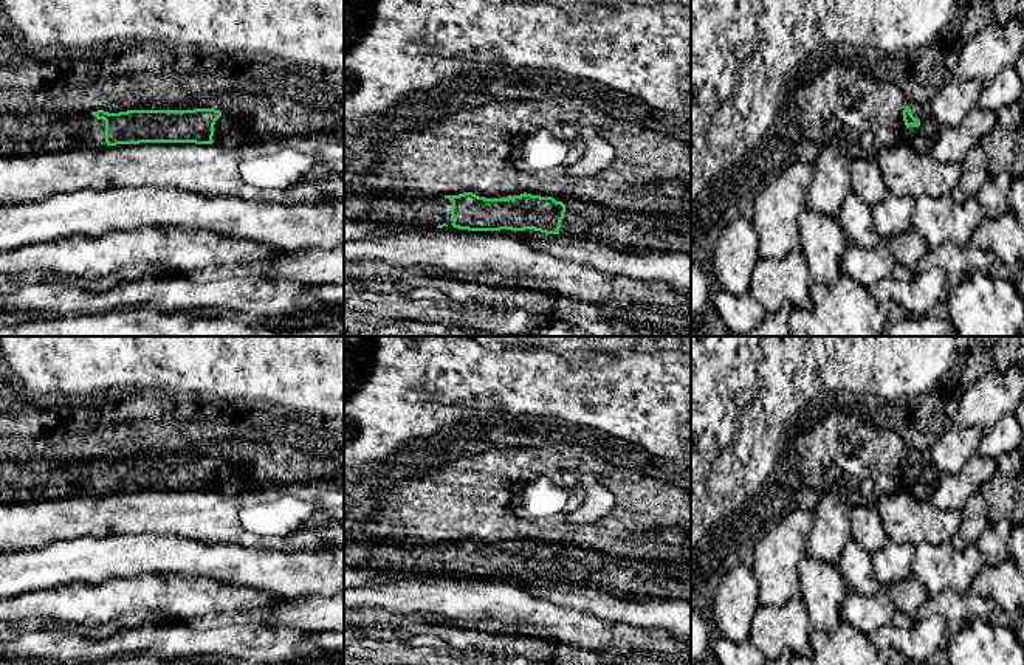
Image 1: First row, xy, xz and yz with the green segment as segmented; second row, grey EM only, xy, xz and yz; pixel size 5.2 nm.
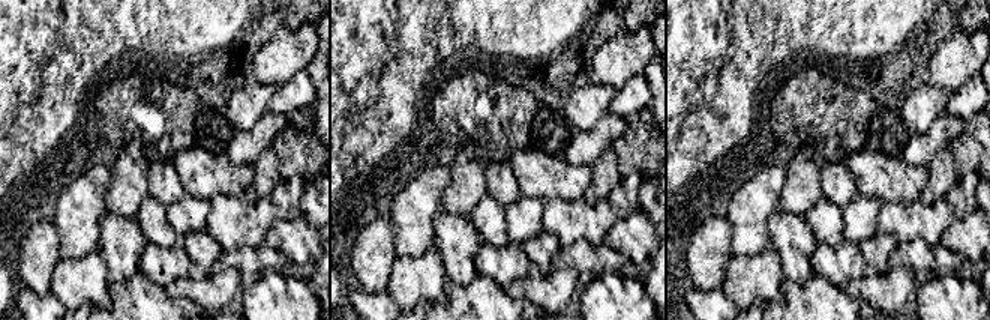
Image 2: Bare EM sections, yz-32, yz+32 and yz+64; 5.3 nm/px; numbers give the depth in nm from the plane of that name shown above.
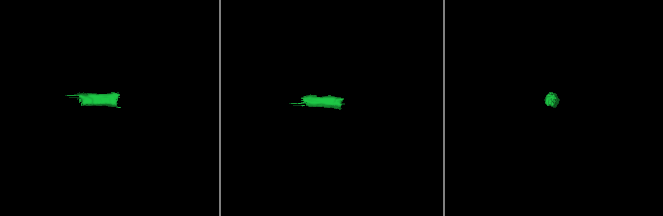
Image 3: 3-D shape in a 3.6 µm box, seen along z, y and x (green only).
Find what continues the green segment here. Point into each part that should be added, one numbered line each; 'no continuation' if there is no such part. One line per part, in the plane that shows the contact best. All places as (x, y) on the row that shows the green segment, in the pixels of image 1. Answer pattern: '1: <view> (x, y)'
1: xy (45, 132)
2: yz (924, 137)

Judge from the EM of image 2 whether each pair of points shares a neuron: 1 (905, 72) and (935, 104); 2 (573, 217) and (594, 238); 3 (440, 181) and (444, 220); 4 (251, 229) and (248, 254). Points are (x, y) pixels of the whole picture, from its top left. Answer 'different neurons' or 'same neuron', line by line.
1: different neurons
2: same neuron
3: different neurons
4: different neurons

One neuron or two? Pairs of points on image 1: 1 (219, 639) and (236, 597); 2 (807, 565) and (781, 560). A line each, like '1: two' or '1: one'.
1: two
2: two

